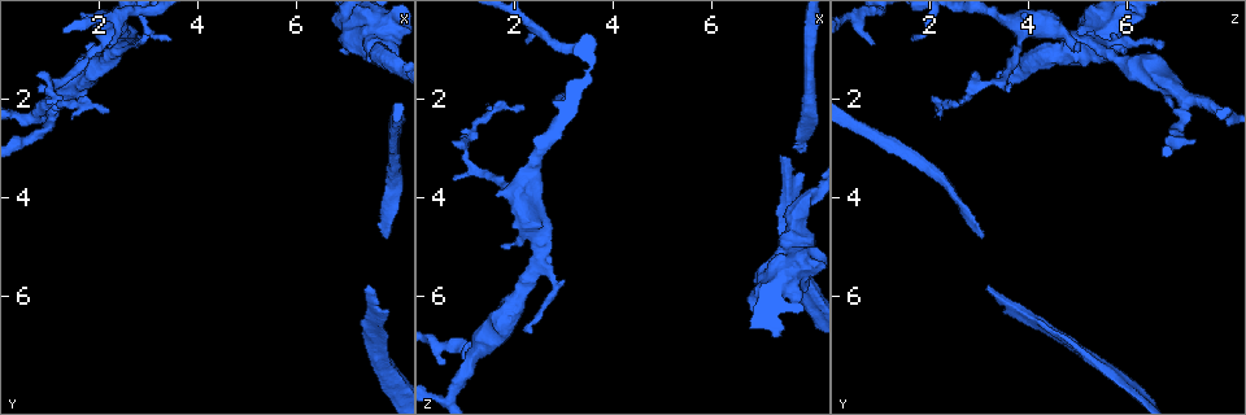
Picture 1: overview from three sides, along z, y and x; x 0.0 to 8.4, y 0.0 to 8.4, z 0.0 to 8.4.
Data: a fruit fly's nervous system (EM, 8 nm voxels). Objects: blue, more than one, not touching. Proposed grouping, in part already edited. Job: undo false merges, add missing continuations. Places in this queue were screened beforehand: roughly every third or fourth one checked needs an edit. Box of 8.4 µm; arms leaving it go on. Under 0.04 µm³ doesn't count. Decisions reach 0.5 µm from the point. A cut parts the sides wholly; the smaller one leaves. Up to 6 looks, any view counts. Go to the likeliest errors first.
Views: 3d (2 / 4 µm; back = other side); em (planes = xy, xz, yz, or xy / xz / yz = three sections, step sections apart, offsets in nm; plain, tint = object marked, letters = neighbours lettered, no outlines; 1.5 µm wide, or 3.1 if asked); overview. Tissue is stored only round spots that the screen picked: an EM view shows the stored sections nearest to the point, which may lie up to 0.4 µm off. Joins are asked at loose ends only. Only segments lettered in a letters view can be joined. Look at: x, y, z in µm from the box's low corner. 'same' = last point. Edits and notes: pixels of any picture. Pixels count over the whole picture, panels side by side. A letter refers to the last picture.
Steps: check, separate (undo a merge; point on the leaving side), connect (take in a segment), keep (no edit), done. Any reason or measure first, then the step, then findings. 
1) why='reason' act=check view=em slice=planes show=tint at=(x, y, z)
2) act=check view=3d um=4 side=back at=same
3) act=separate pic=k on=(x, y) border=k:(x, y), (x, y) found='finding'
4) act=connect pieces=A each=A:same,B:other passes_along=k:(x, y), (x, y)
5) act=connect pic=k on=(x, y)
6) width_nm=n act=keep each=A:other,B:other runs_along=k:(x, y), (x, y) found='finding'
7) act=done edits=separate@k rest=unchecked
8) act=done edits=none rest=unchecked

why='tapers out' act=check view=3d um=2 at=(7.45, 5.75, 3.15)

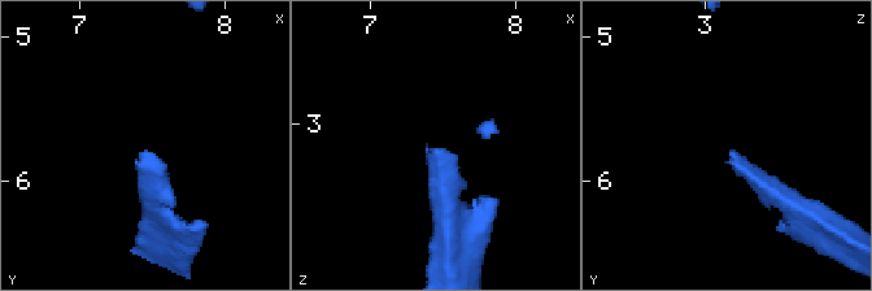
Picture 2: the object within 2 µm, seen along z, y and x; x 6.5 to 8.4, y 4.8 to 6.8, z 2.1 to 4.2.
act=check view=em slice=planes show=letters at=(7.48, 5.80, 3.20)

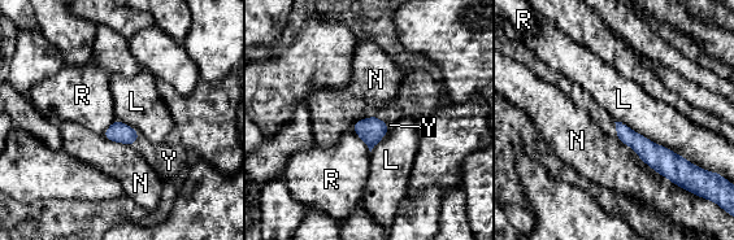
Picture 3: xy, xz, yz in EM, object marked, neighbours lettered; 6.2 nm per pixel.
act=connect pieces=Y each=L:other,N:other,R:other,Y:same passes_along=3:(118, 131), (137, 139), (166, 161) found='it goes on there'

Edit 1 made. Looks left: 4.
why='free end' act=check view=3d um=4 at=(2.20, 2.25, 2.20)

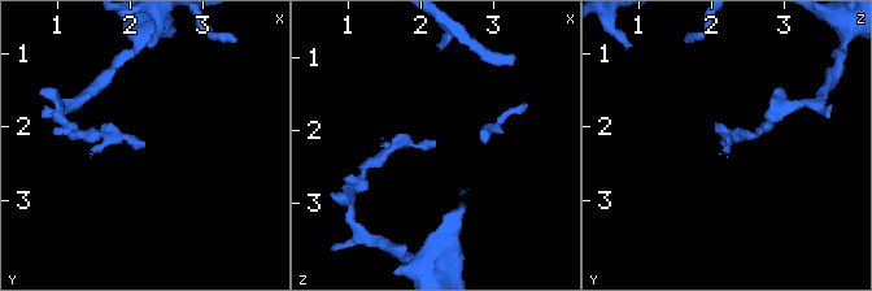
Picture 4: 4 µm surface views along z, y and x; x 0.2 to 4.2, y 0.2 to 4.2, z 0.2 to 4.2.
act=check view=em slice=yz step=8 show=tint at=(2.20, 2.20, 2.25)

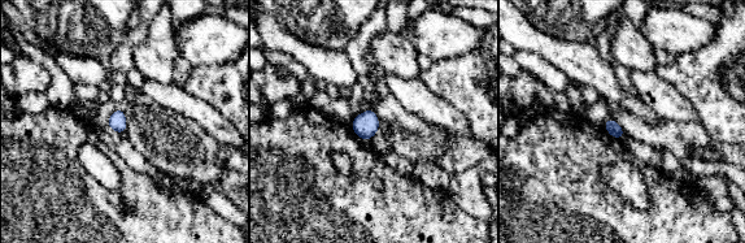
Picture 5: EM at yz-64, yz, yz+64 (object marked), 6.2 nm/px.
act=check view=em slice=planes show=letters at=same

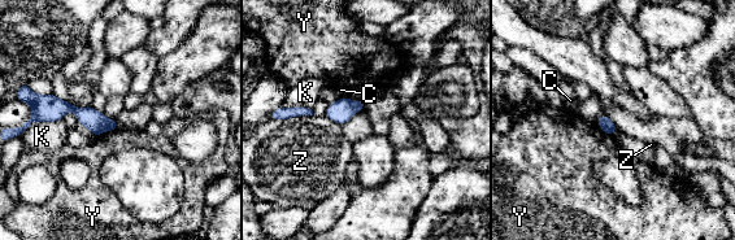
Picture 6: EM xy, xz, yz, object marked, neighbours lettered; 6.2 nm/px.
act=keep each=C:other,K:other,Y:other,Z:other border=6:(117, 129), (95, 136) found='none of them fits'

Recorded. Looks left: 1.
act=done edits=connect@3 rest=unchecked

